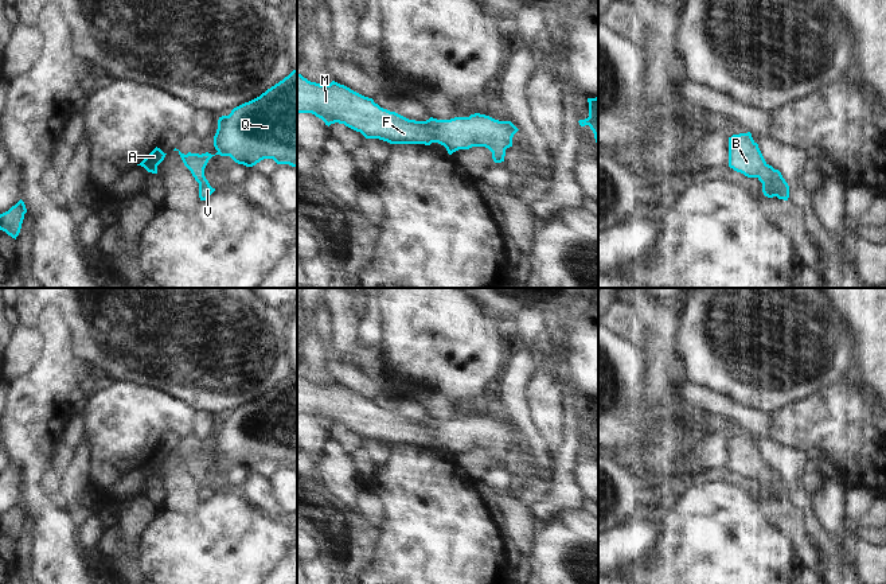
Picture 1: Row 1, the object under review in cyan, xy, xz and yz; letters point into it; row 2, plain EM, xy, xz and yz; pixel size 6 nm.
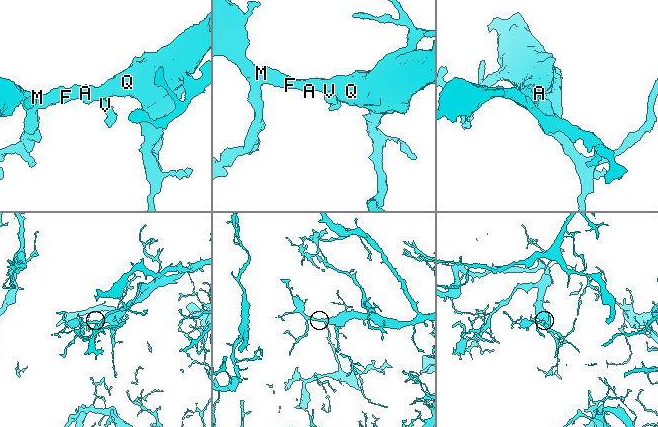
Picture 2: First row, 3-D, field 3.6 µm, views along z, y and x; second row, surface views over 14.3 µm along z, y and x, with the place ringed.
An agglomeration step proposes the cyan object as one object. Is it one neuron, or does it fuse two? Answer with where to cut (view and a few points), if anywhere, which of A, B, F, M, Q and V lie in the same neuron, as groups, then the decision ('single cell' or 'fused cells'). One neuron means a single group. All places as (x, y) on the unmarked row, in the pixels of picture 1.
cut none; groups A B F M Q V; single cell

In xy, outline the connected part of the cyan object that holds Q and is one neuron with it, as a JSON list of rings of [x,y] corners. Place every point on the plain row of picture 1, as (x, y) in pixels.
[[[297,371],[259,398],[234,409],[229,417],[219,418],[214,448],[215,456],[230,458],[246,468],[264,460],[297,468]]]

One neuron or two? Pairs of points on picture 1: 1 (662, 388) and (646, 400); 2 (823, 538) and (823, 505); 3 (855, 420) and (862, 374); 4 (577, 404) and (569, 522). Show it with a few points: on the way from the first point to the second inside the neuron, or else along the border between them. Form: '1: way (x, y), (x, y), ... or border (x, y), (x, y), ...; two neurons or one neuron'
1: way (658, 390), (650, 398); one neuron
2: border (811, 497), (814, 512), (831, 538); two neurons
3: border (853, 377), (871, 394); two neurons
4: border (582, 509), (559, 509), (546, 522); two neurons

